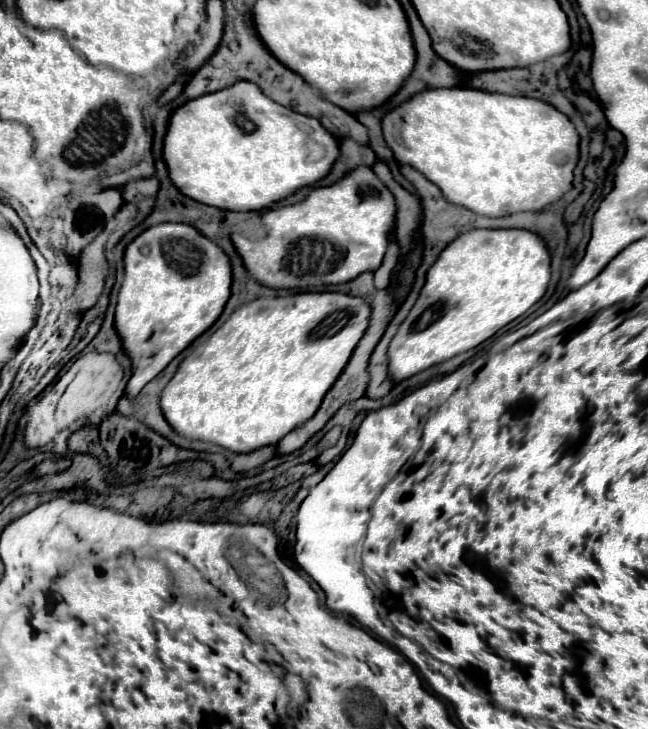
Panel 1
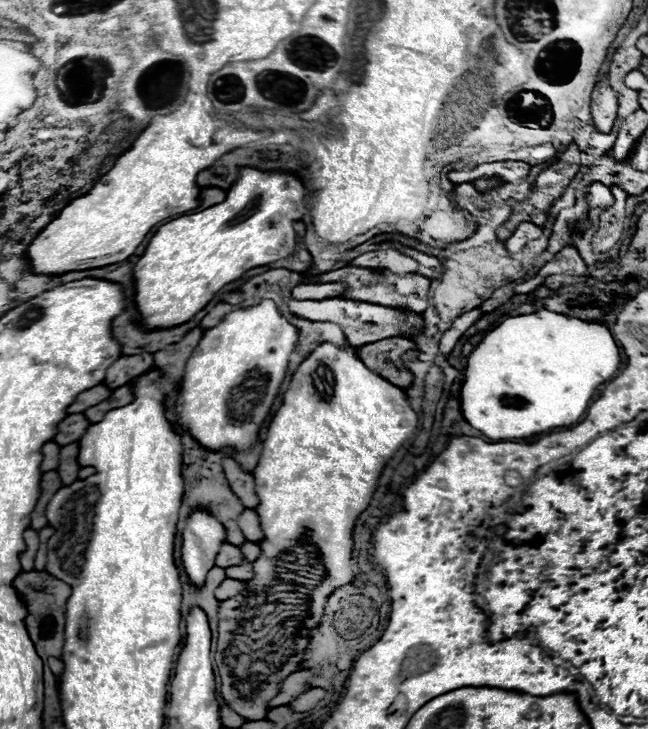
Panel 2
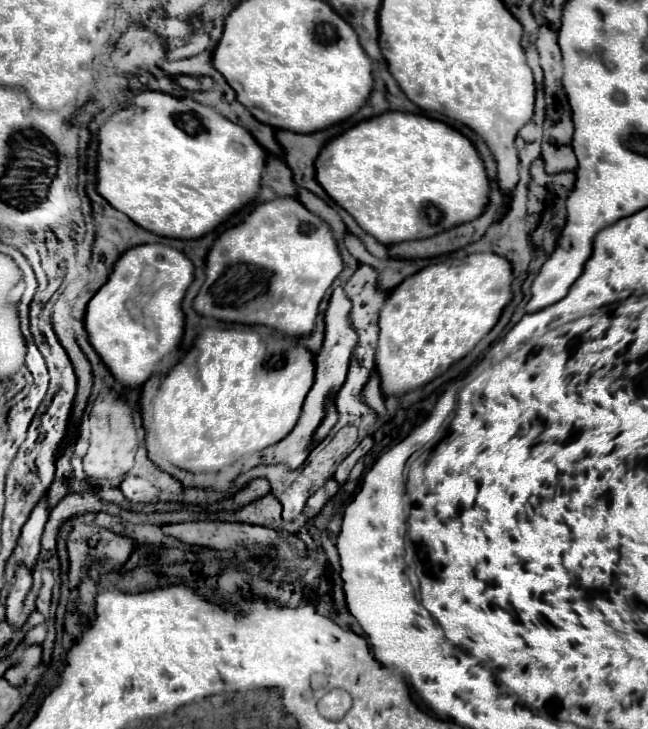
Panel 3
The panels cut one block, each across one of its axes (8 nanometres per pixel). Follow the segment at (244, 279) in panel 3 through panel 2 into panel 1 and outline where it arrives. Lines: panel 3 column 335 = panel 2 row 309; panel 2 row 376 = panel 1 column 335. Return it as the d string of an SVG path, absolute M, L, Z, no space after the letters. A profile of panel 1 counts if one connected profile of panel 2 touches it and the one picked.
M358 166L336 184L312 190L302 202L266 212L262 220L268 228L268 236L264 240L248 240L240 234L234 234L234 246L242 256L246 270L254 280L268 288L308 290L350 282L362 272L374 272L380 268L390 244L390 234L396 228L396 198L370 166Z

